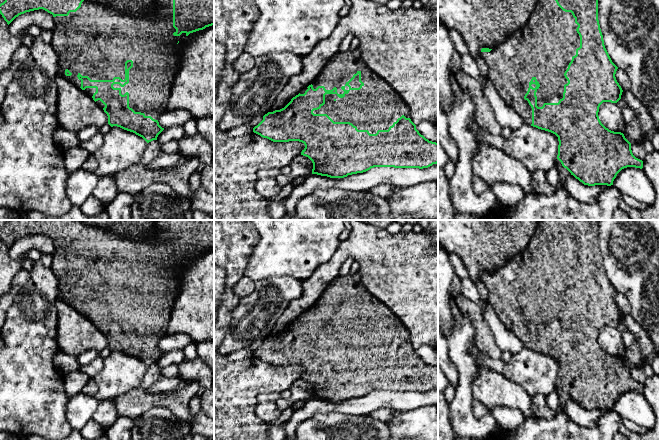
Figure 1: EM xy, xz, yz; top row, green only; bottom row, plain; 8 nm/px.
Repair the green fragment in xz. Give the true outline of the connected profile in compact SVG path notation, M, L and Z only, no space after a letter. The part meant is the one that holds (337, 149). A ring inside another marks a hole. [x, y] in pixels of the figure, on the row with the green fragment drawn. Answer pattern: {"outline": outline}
{"outline": "M359 50L338 51L311 85L301 90L284 108L265 114L253 132L273 142L302 142L305 148L301 155L312 161L312 174L330 178L344 178L374 167L423 169L438 163L438 143L419 133L403 99L367 67Z"}

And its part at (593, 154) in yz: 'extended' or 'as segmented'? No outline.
extended

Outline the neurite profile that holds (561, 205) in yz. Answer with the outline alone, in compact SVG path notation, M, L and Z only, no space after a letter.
M659 152L646 154L643 160L643 170L656 193L653 204L645 210L627 205L622 199L621 192L613 185L602 192L593 203L581 202L565 188L562 188L549 195L525 194L518 204L507 208L503 220L612 220L616 208L623 210L632 220L659 220Z

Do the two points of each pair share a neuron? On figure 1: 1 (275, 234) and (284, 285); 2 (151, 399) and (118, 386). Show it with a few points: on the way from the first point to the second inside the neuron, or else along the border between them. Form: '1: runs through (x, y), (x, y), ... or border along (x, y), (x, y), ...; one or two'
1: border along (301, 280), (295, 277), (267, 277), (259, 281); two
2: border along (139, 386), (113, 398); two

